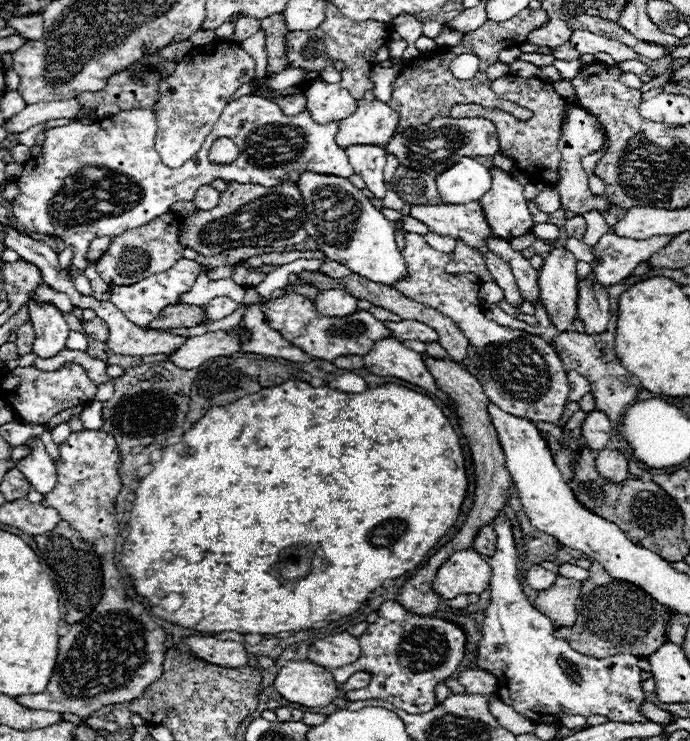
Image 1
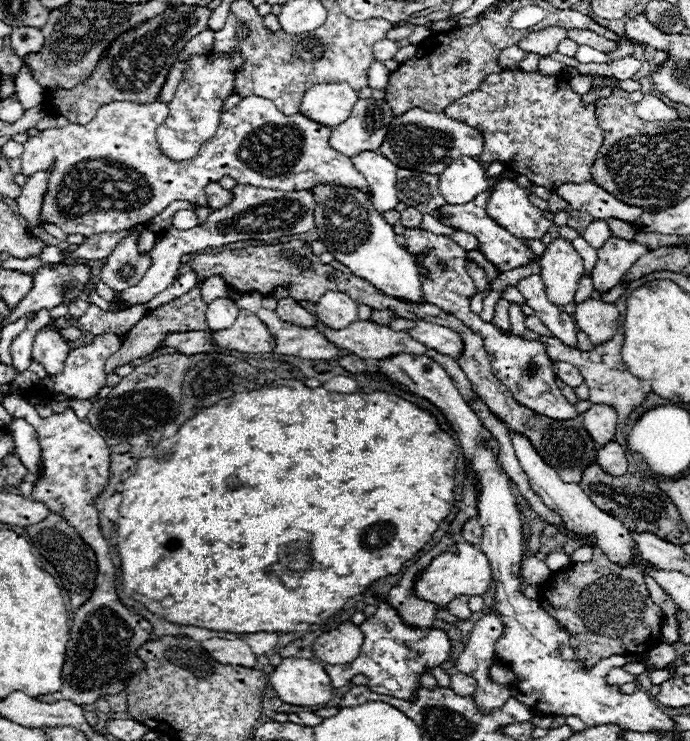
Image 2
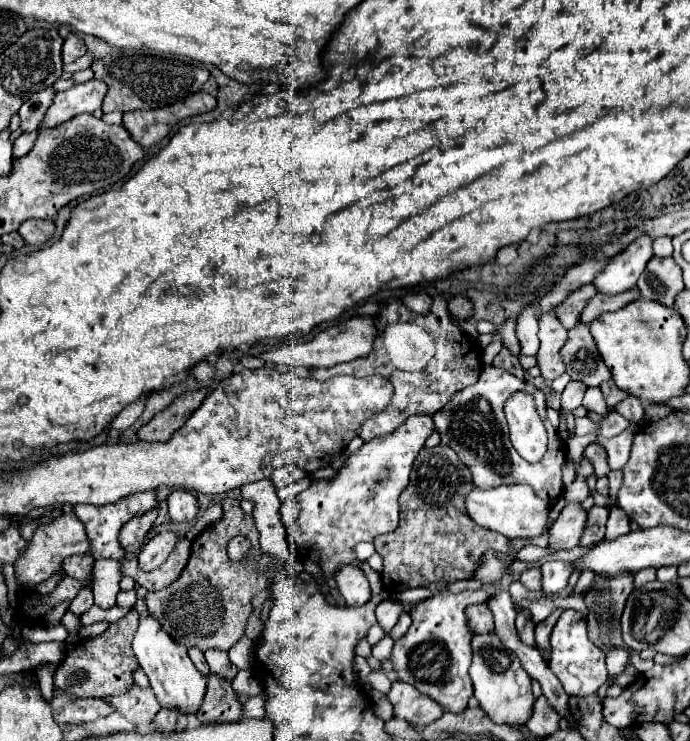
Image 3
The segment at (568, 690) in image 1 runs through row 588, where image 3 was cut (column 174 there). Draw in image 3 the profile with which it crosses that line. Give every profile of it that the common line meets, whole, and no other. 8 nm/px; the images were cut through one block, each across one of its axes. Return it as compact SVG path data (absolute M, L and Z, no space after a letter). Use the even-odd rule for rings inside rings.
M174 490L168 496L168 512L172 522L192 522L198 516L198 500L188 490Z

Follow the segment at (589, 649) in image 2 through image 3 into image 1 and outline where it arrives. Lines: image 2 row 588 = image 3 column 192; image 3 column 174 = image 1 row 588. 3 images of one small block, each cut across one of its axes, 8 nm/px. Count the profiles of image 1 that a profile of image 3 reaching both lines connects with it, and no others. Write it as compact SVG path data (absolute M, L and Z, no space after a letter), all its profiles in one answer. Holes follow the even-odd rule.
M592 560L592 566L588 568L588 580L582 582L576 612L576 624L570 628L558 628L556 636L566 638L570 646L584 656L608 658L614 654L632 654L646 658L666 642L666 606L656 602L642 588L612 578L596 560Z

